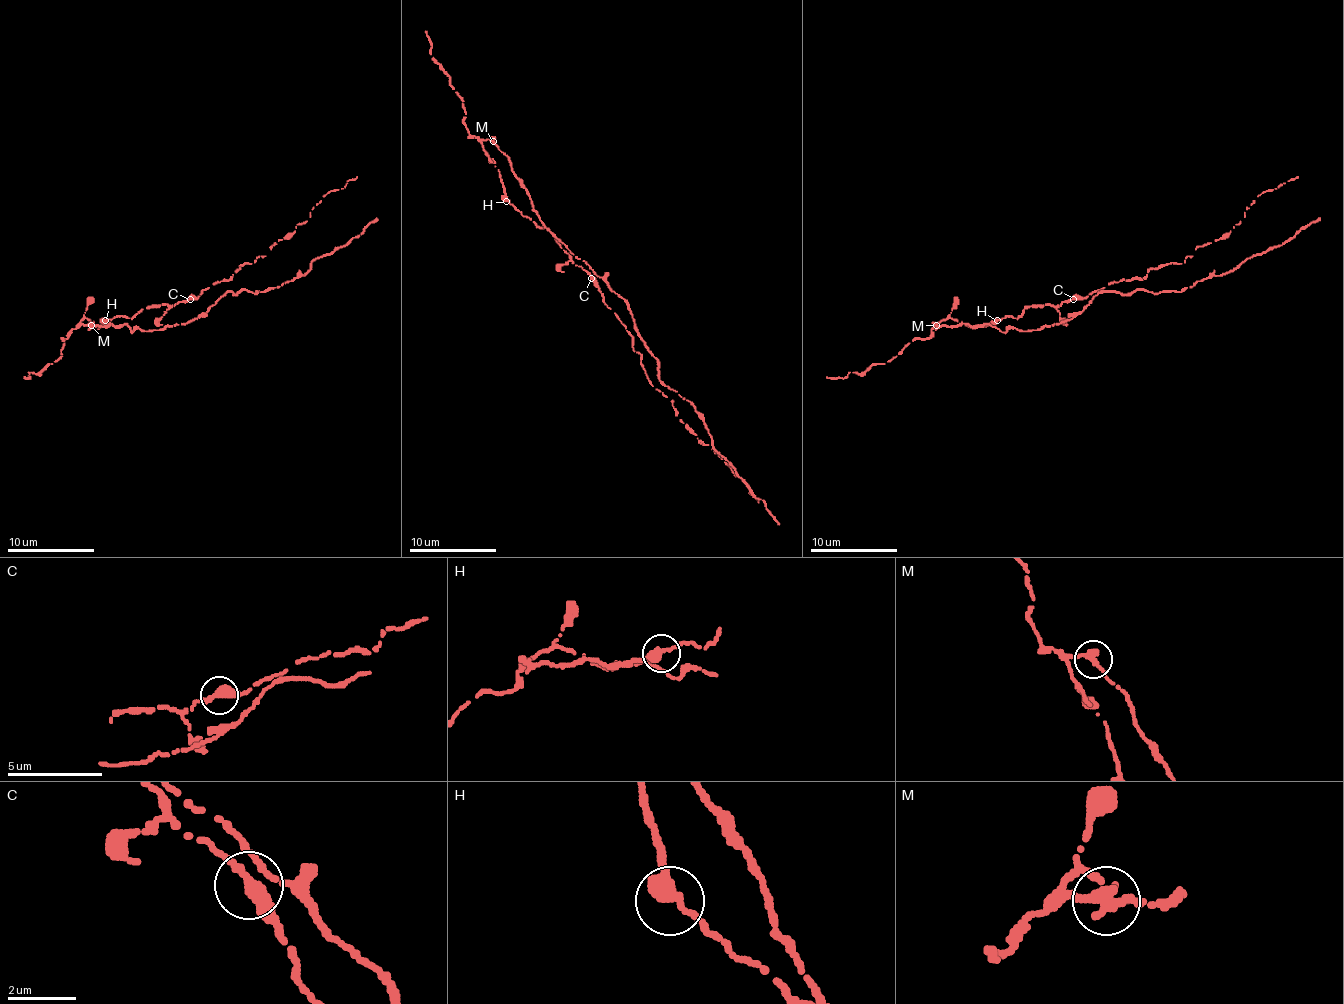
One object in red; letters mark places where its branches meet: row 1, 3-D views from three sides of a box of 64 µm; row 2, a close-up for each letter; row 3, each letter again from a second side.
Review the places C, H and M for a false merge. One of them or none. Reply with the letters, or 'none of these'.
M

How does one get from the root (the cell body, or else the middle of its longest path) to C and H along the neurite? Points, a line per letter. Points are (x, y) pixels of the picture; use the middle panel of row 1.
C: (482, 147), (500, 173), (506, 199), (524, 217), (548, 230), (569, 258), (591, 278)
H: (482, 147), (500, 173), (506, 201)

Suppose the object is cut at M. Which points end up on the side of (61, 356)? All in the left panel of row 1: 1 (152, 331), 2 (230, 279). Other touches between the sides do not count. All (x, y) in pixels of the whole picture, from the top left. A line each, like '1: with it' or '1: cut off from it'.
1: cut off from it
2: with it

